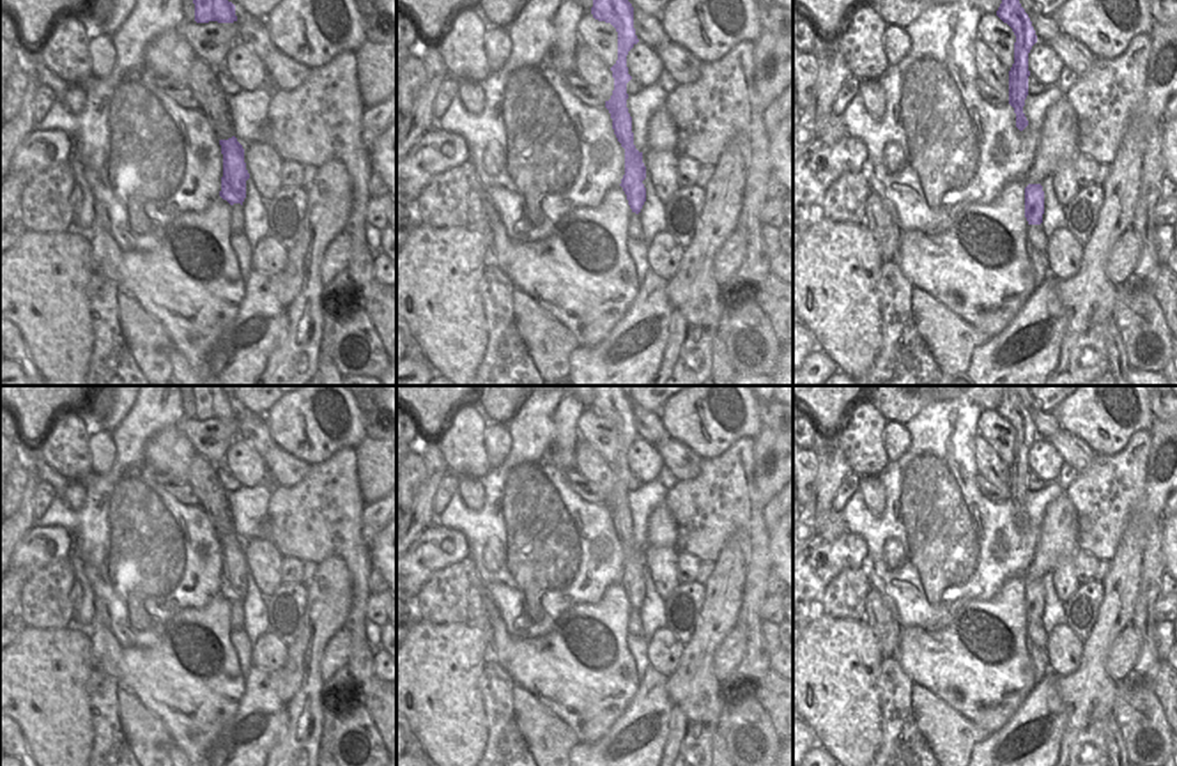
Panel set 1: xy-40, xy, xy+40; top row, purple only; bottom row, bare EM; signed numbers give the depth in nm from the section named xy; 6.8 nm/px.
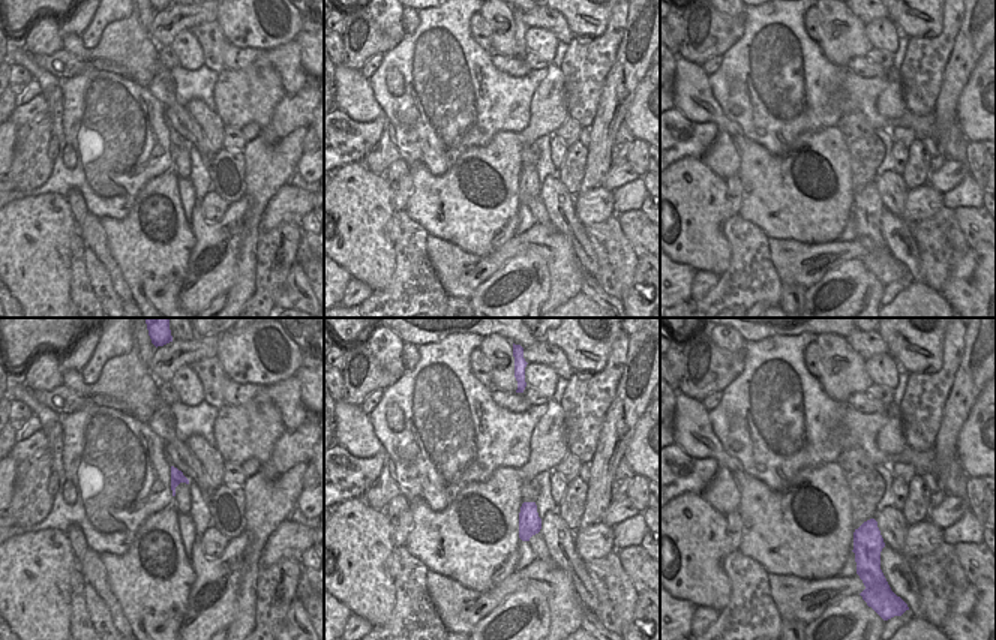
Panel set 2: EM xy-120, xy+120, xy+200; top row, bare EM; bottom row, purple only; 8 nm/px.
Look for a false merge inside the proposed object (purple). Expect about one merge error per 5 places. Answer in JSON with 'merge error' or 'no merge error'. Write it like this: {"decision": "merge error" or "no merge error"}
{"decision": "no merge error"}

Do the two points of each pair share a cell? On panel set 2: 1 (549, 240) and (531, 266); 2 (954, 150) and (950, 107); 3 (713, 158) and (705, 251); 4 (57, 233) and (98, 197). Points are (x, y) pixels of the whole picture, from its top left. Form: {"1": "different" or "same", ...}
{"1": "different", "2": "different", "3": "different", "4": "different"}

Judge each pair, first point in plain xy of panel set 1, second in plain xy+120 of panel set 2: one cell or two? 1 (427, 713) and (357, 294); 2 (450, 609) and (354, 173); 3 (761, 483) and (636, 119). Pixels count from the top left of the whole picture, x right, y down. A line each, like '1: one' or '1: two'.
1: two
2: two
3: two

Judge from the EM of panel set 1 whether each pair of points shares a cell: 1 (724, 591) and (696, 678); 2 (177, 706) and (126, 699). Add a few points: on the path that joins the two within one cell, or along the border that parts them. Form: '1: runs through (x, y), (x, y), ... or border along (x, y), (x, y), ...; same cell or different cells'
1: runs through (719, 612), (698, 657); same cell
2: border along (124, 685), (169, 731); different cells

